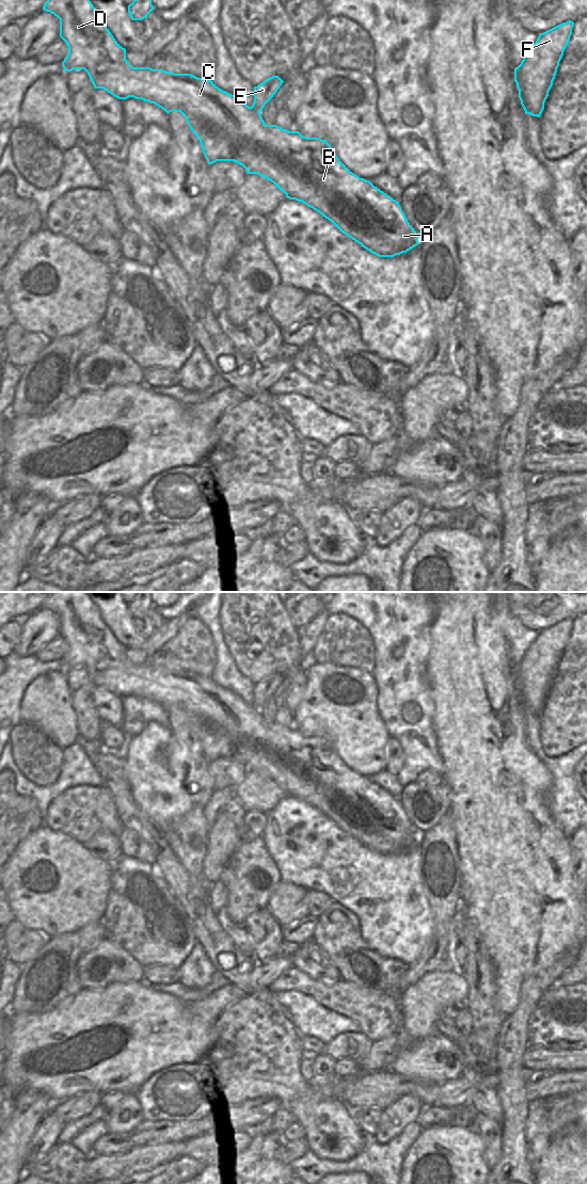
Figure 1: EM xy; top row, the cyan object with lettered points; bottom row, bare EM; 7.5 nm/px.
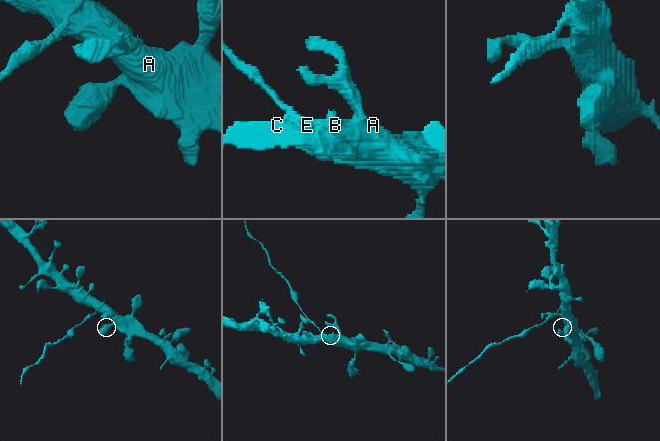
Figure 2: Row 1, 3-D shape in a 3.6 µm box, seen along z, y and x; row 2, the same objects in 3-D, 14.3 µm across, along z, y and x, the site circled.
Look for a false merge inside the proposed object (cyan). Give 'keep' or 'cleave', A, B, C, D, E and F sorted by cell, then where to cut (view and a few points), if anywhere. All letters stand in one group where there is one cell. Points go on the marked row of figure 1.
cleave; groups A B C D F / E; cut xy (251, 107), (259, 112)

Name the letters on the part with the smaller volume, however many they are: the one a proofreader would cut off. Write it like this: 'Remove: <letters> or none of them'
Remove: E.

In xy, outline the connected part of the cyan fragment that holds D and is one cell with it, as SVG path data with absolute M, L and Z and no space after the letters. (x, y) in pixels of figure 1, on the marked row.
M47 0L43 10L60 19L60 37L68 47L68 53L62 62L64 71L84 69L94 89L104 89L118 99L133 97L155 103L168 114L180 112L198 139L209 165L217 161L234 161L242 165L248 174L257 174L270 180L286 194L287 198L302 202L313 208L339 231L379 257L394 257L407 253L418 244L419 237L408 222L399 202L375 187L369 180L353 174L337 158L325 140L303 137L299 131L289 131L276 125L266 125L259 111L219 89L211 80L204 80L191 74L174 74L162 68L133 67L126 60L126 49L115 41L90 0Z

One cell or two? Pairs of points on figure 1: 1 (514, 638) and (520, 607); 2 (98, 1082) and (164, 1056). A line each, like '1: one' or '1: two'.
1: two
2: one

